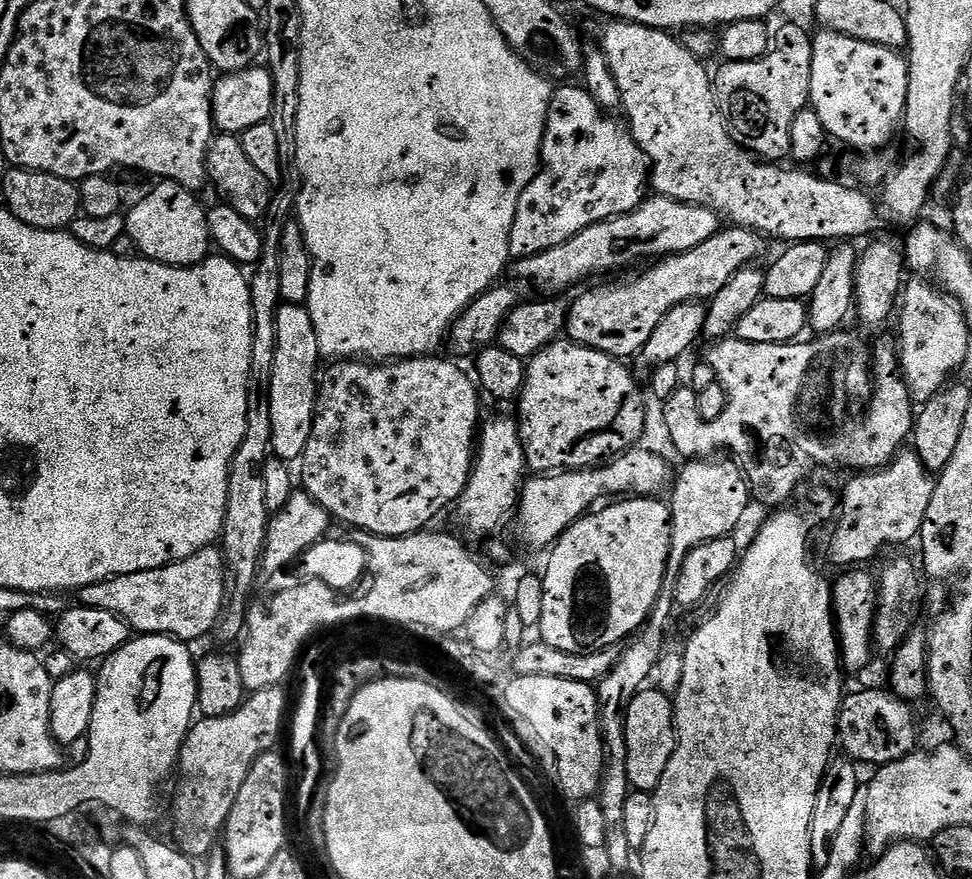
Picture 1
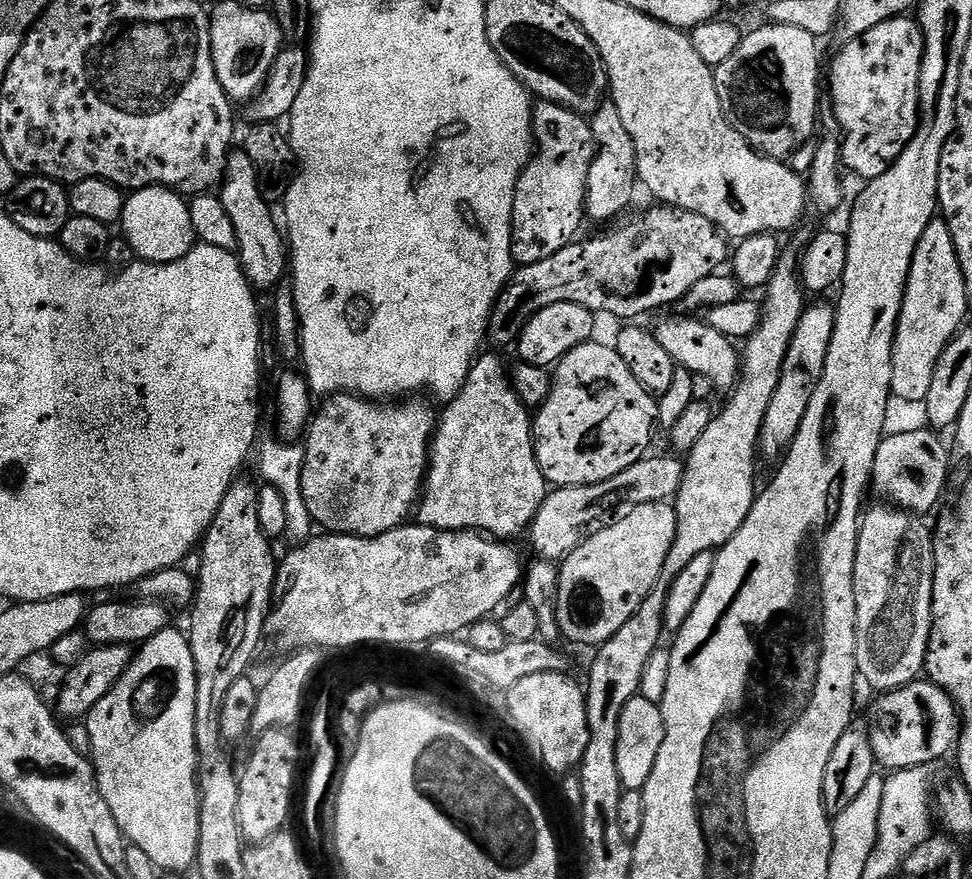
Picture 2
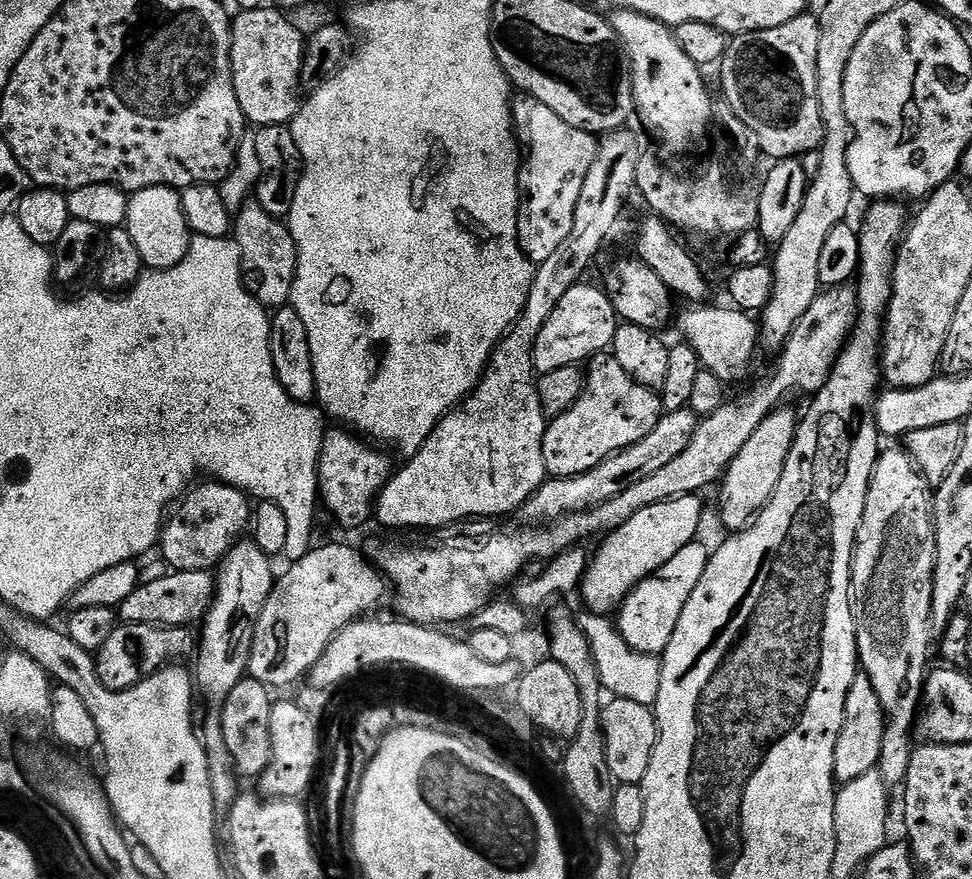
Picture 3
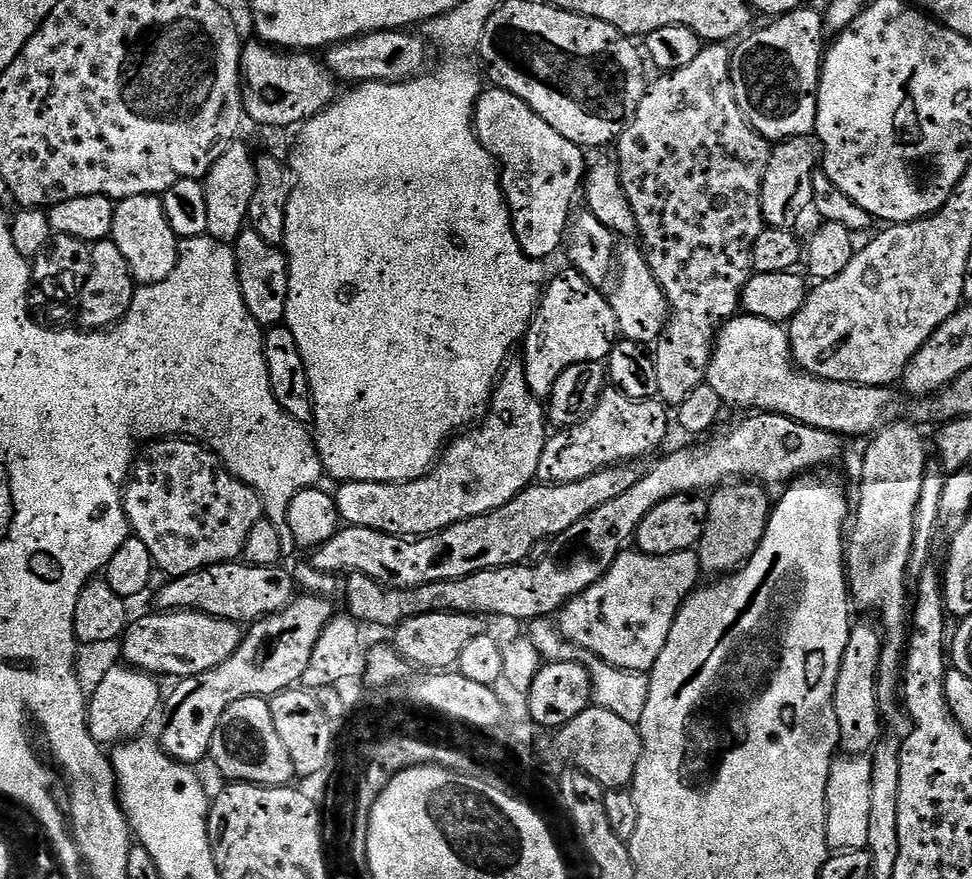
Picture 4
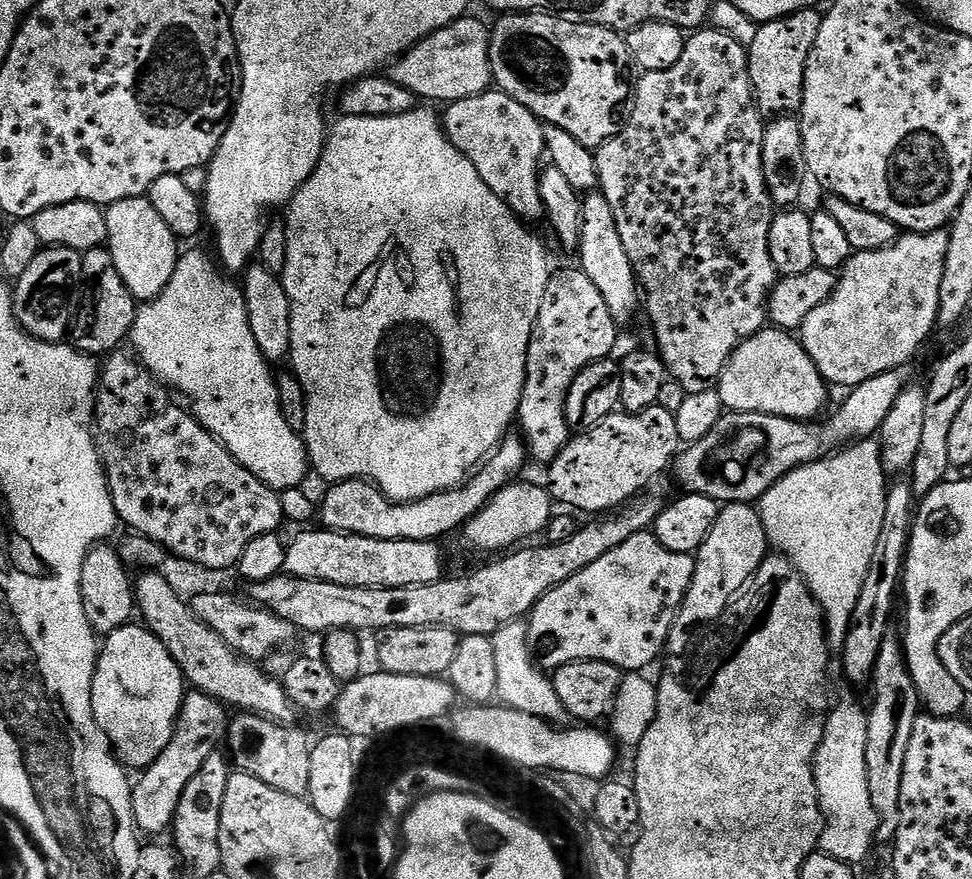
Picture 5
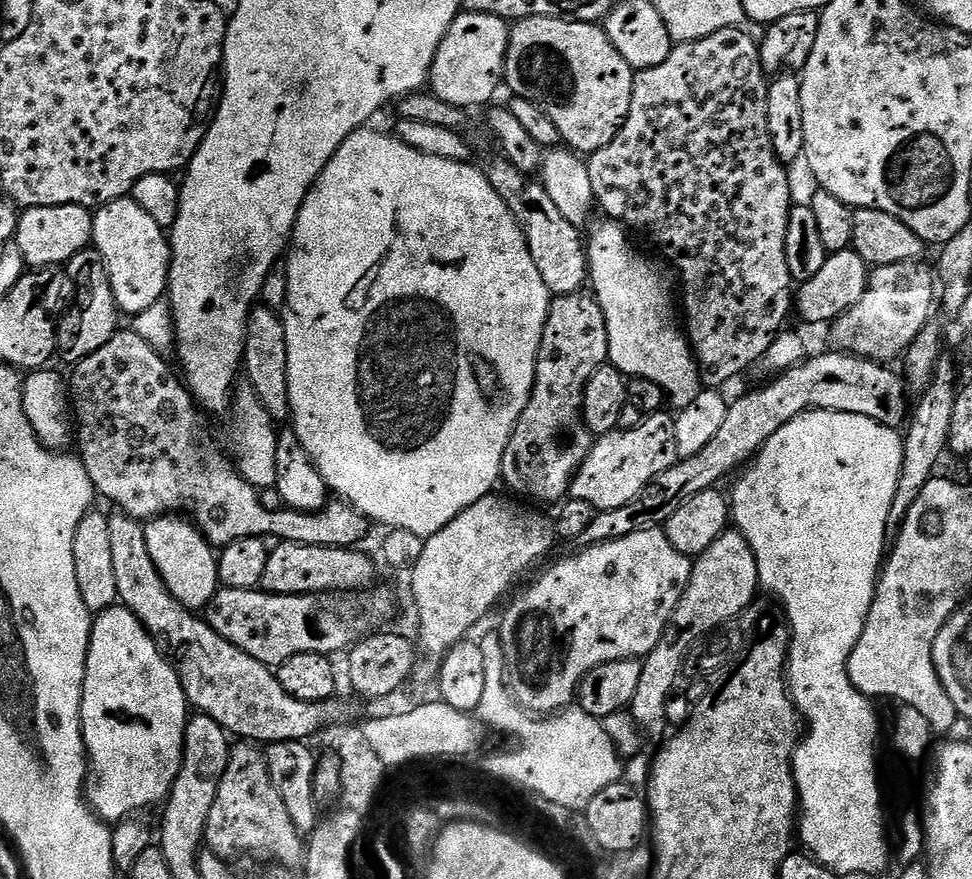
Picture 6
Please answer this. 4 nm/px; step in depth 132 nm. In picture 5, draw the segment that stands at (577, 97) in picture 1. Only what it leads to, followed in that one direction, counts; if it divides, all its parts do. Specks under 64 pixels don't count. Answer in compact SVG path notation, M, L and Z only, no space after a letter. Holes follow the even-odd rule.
M489 90L470 98L454 100L445 108L448 109L442 112L442 127L448 135L448 141L463 156L470 158L470 162L474 162L478 174L482 174L482 182L486 182L486 186L490 186L490 190L494 190L494 194L502 198L502 202L506 202L506 206L521 220L525 222L543 221L546 215L542 194L539 193L542 165L546 160L545 125L542 121L533 112L526 110L522 102L510 98L505 92L499 90Z

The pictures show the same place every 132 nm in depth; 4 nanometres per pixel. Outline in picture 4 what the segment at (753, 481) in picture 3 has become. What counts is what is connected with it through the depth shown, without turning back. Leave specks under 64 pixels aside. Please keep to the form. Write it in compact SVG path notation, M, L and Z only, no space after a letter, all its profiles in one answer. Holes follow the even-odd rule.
M729 482L713 491L707 497L708 517L704 533L698 545L701 573L720 578L731 574L746 564L758 550L768 525L770 500L769 489L760 482Z

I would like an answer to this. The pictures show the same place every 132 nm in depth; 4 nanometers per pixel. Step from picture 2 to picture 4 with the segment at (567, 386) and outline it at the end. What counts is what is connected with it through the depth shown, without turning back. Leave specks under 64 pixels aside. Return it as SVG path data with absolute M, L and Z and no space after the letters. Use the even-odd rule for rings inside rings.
M606 390L581 424L549 435L536 480L542 484L569 484L590 478L590 474L612 464L639 461L639 456L650 455L667 438L668 416L670 420L669 409L659 399L632 400L625 392Z

